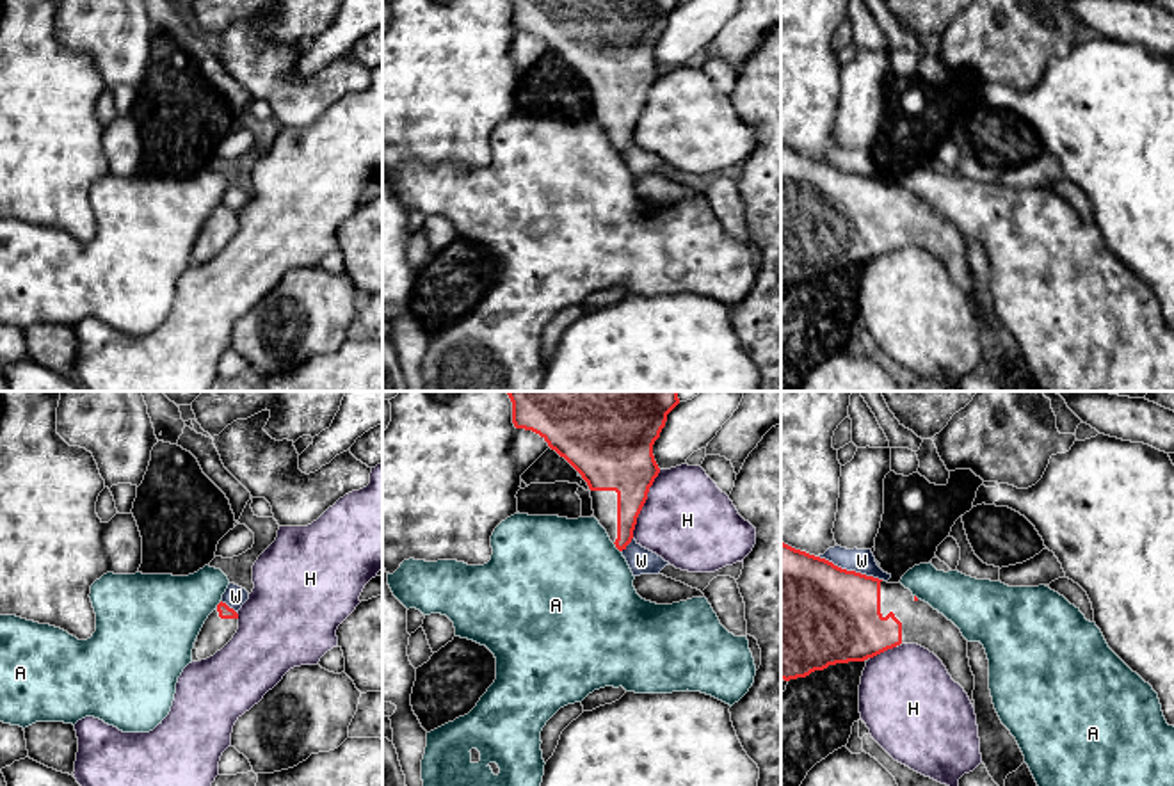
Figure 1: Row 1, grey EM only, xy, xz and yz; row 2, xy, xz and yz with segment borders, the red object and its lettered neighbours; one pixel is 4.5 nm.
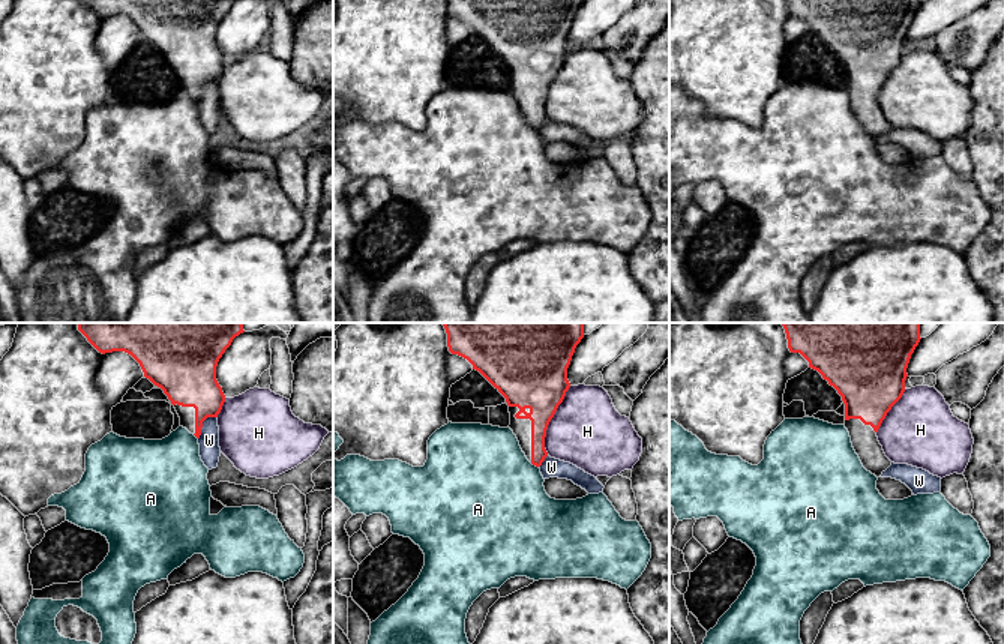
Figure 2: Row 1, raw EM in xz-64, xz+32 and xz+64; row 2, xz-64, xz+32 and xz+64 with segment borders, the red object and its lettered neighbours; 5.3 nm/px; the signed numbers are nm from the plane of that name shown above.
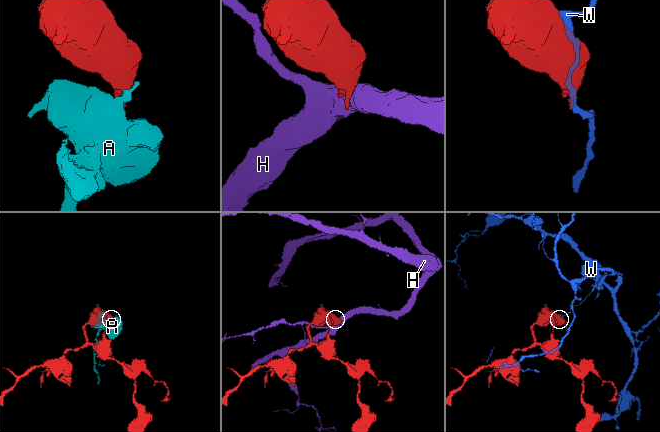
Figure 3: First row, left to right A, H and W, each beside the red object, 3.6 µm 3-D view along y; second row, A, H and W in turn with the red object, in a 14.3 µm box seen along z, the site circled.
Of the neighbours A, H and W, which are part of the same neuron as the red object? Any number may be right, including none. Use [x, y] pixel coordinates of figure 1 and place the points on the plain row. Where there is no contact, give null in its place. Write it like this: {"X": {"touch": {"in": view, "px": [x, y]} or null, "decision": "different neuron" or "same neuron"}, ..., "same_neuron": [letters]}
{"A": {"touch": {"in": "xz", "px": [616, 148]}, "decision": "different neuron"}, "H": {"touch": {"in": "xz", "px": [644, 104]}, "decision": "different neuron"}, "W": {"touch": {"in": "yz", "px": [851, 173]}, "decision": "different neuron"}, "same_neuron": []}

